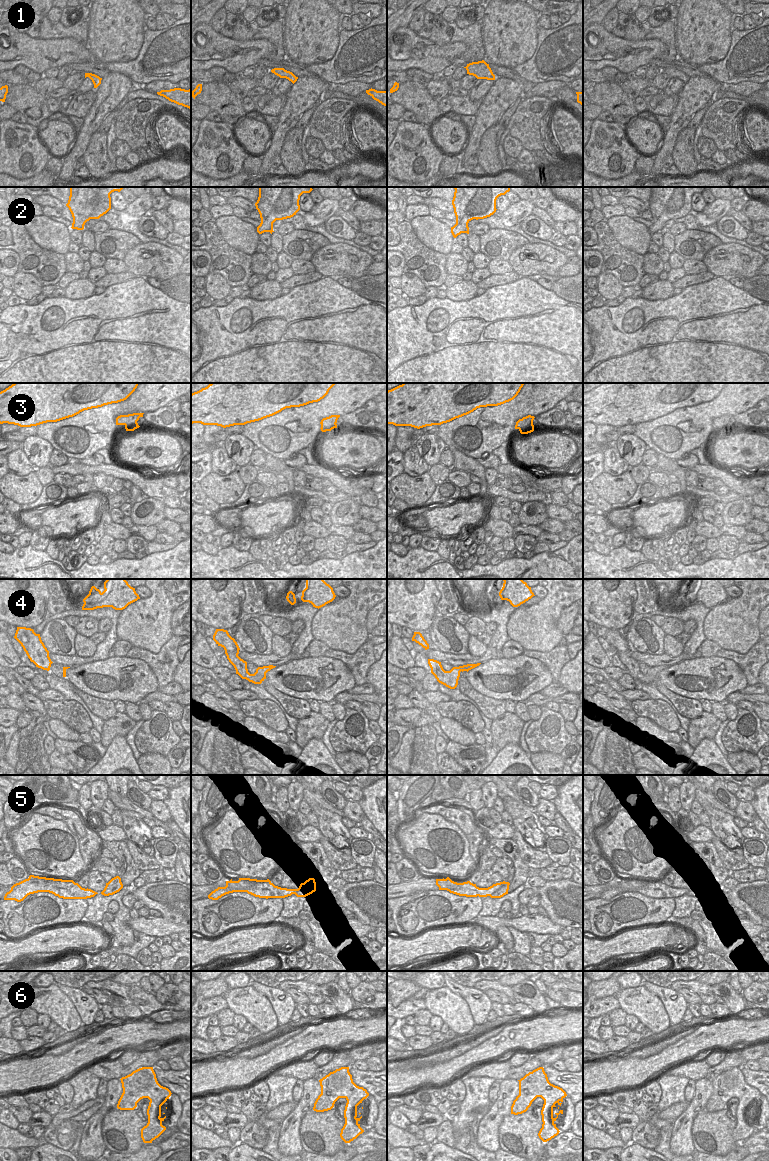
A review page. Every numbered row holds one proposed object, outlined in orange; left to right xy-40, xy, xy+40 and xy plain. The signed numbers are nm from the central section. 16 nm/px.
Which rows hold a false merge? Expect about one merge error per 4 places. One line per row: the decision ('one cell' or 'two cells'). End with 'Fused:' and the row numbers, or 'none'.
1: one cell
2: one cell
3: one cell
4: one cell
5: two cells
6: one cell
Fused: 5

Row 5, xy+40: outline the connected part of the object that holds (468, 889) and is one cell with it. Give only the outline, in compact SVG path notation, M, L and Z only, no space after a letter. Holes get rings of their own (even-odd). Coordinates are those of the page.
M449 877L446 879L436 879L436 885L439 887L439 890L447 890L450 893L466 897L491 896L501 887L501 883L496 883L488 888L479 888L470 881L457 883L452 881Z

